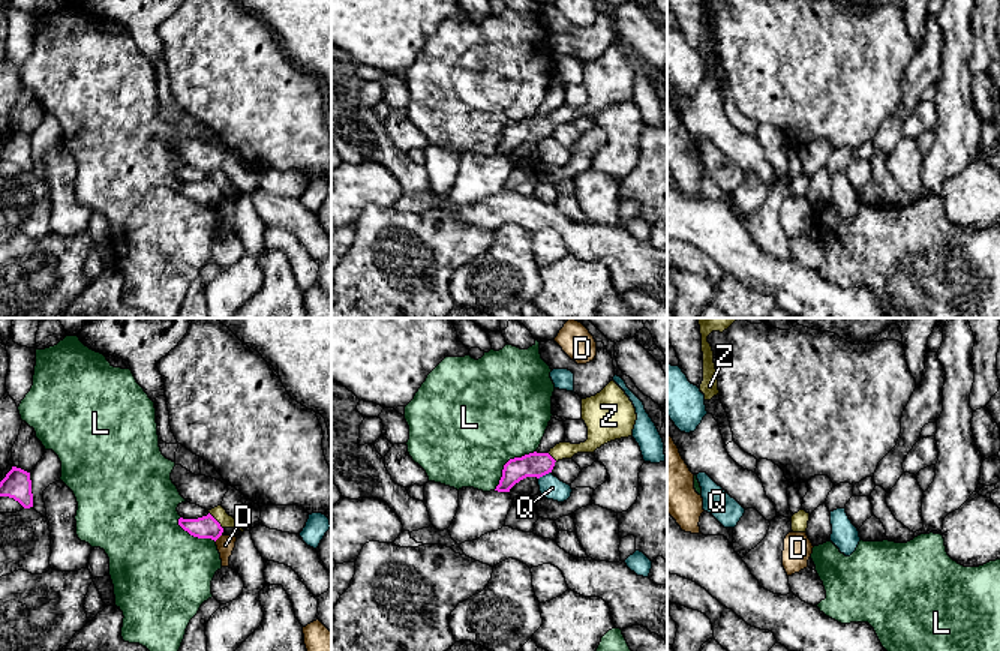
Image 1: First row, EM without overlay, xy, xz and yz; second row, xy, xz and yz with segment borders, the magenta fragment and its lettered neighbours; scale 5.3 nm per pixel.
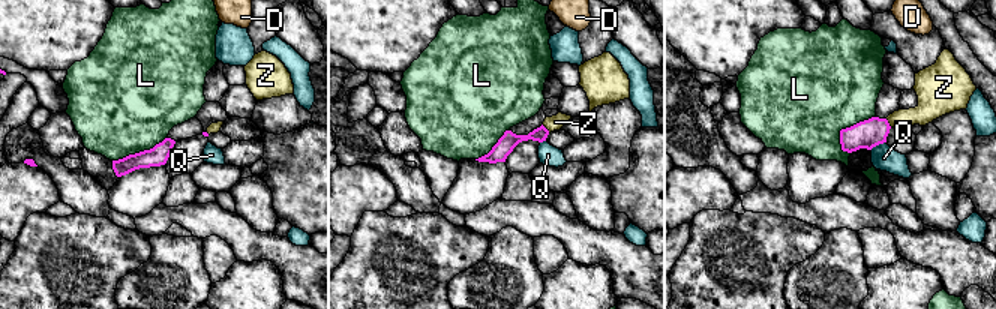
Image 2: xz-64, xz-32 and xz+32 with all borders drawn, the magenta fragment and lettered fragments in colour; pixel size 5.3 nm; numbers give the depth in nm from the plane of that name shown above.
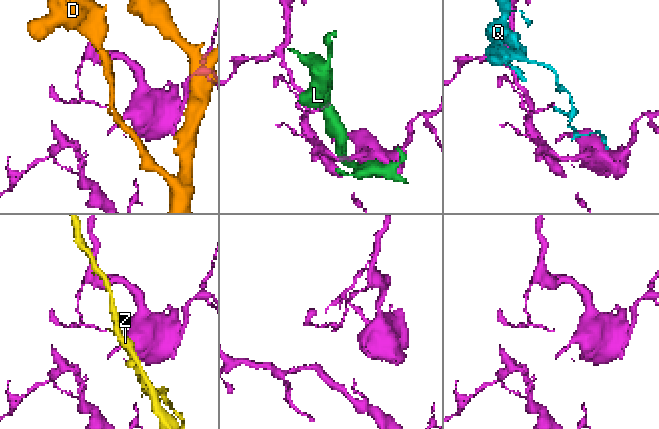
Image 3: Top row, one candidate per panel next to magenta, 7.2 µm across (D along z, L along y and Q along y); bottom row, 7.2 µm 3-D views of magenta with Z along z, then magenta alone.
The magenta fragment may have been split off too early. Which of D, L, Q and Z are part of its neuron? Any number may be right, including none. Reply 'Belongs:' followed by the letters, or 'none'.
Belongs: none

